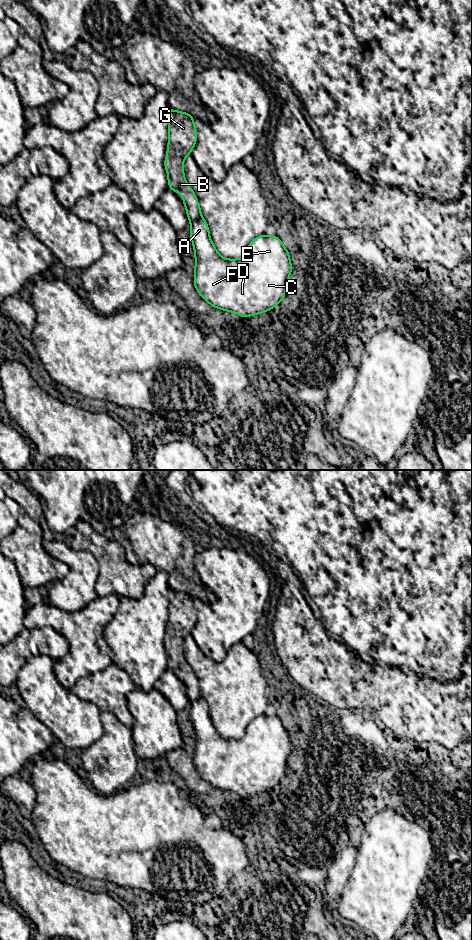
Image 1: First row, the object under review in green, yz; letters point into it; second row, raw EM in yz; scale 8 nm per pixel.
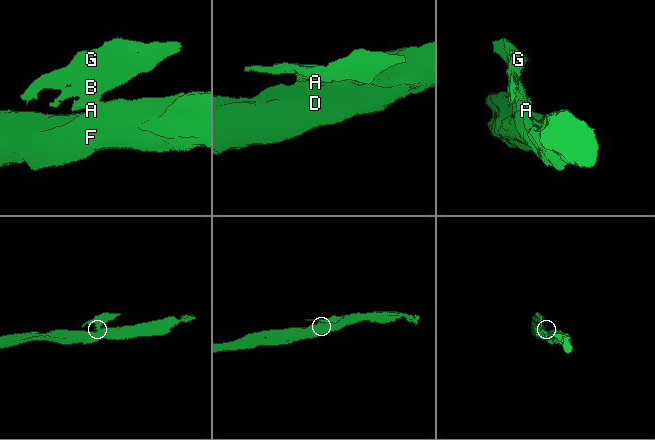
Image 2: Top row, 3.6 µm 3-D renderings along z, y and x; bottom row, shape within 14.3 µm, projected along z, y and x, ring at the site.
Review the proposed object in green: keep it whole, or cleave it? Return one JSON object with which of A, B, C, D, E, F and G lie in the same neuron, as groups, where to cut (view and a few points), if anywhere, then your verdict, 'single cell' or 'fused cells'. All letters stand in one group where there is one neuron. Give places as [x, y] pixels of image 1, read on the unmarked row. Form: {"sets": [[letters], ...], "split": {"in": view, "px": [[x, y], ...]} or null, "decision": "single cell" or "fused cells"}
{"sets": [["A", "C", "D", "E", "F"], ["B", "G"]], "split": {"in": "yz", "px": [[201, 696], [190, 702]]}, "decision": "fused cells"}

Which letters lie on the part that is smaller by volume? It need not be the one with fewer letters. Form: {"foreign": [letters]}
{"foreign": ["B", "G"]}

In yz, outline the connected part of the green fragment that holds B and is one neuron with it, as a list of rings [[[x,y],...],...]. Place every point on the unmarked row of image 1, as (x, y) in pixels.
[[[169,587],[167,597],[169,619],[164,646],[167,650],[168,668],[182,675],[191,702],[200,699],[202,694],[196,675],[185,659],[183,643],[195,627],[197,610],[194,598],[187,592],[175,591]]]

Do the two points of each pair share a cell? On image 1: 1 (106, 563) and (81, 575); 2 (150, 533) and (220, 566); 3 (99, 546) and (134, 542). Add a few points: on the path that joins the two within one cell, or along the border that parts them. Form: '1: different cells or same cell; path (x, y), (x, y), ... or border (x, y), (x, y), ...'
1: different cells; border (84, 549), (87, 549), (98, 562), (96, 589)
2: different cells; border (195, 552), (194, 555)
3: different cells; border (113, 538), (123, 548), (125, 557), (133, 564)

